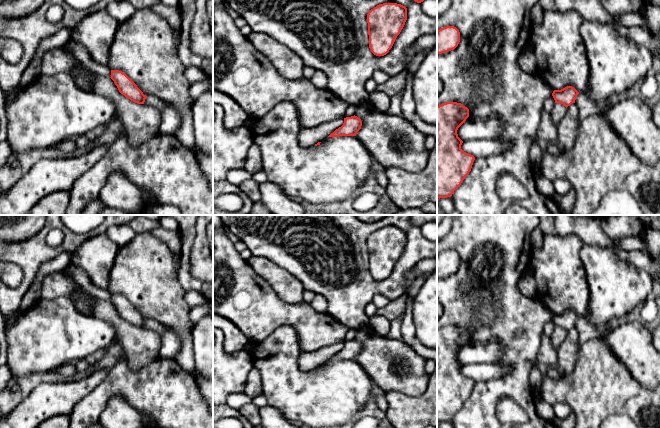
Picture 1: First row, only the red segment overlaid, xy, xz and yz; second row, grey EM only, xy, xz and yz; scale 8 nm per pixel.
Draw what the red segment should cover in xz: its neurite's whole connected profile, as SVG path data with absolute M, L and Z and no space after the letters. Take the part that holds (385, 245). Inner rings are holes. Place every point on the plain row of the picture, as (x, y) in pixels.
M383 227L371 233L367 238L369 272L376 280L384 280L392 272L397 260L407 244L407 232L397 227Z

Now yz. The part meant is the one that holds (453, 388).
M457 326L437 330L437 422L451 421L471 395L475 381L461 373L463 365L458 361L458 352L469 341L469 333Z

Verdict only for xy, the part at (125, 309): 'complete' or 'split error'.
complete

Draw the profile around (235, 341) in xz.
M213 313L213 327L223 332L224 350L227 354L243 351L250 341L234 323L215 313Z

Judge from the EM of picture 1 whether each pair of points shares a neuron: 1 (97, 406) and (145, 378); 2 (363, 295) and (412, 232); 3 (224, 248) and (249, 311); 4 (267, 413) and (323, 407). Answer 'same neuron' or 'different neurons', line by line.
1: same neuron
2: same neuron
3: same neuron
4: different neurons

